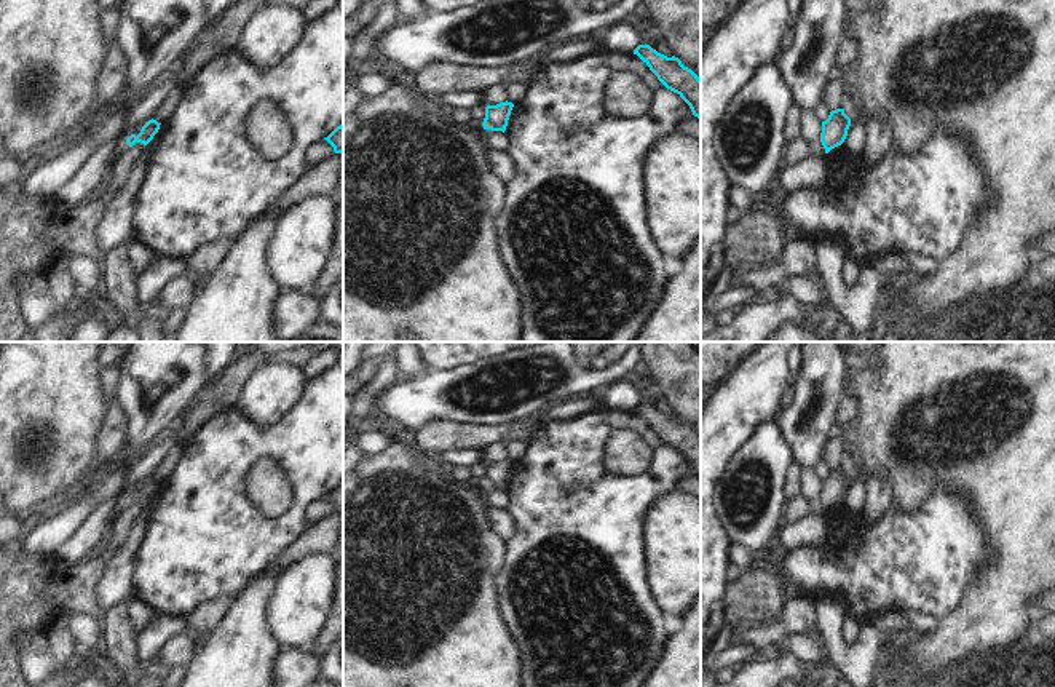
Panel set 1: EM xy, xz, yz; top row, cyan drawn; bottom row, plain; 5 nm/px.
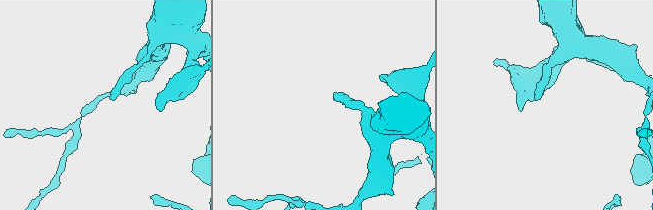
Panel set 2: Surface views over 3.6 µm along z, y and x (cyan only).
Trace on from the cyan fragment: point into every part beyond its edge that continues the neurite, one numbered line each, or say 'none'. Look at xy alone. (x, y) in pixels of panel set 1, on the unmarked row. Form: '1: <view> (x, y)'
1: xy (120, 502)

